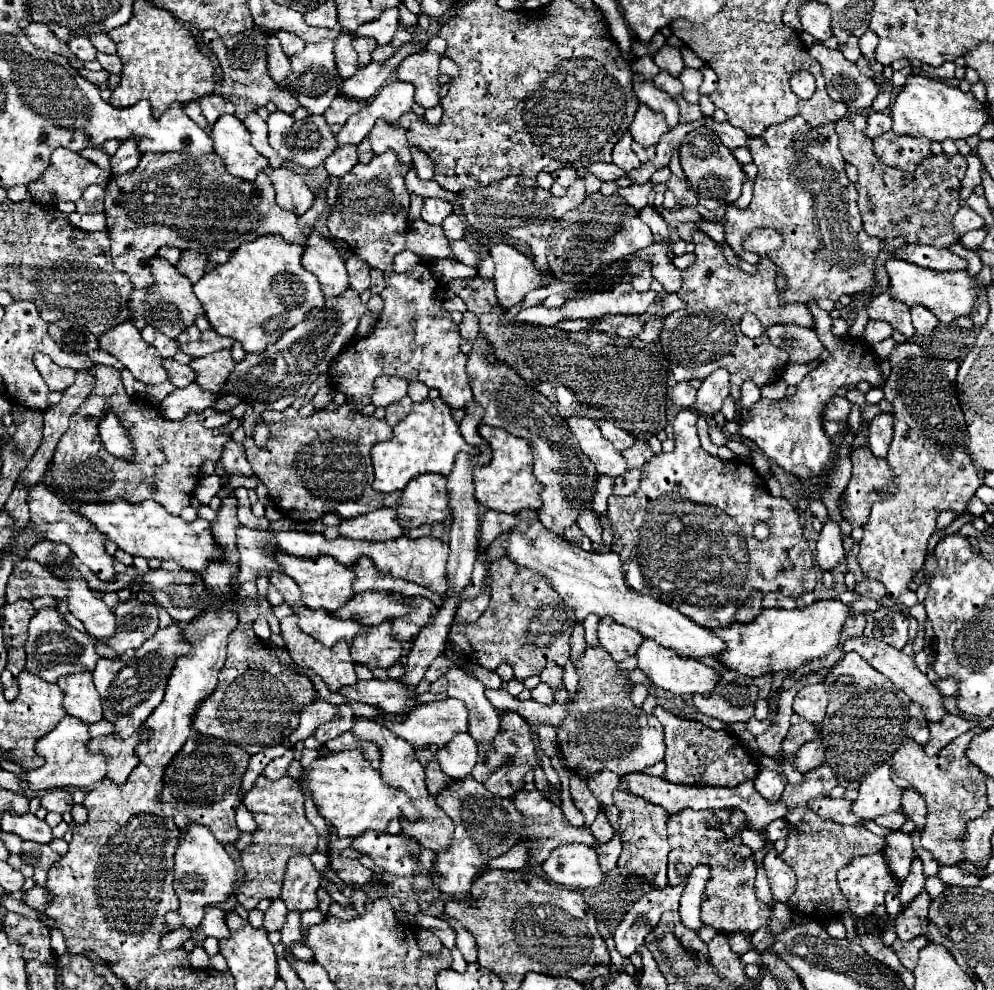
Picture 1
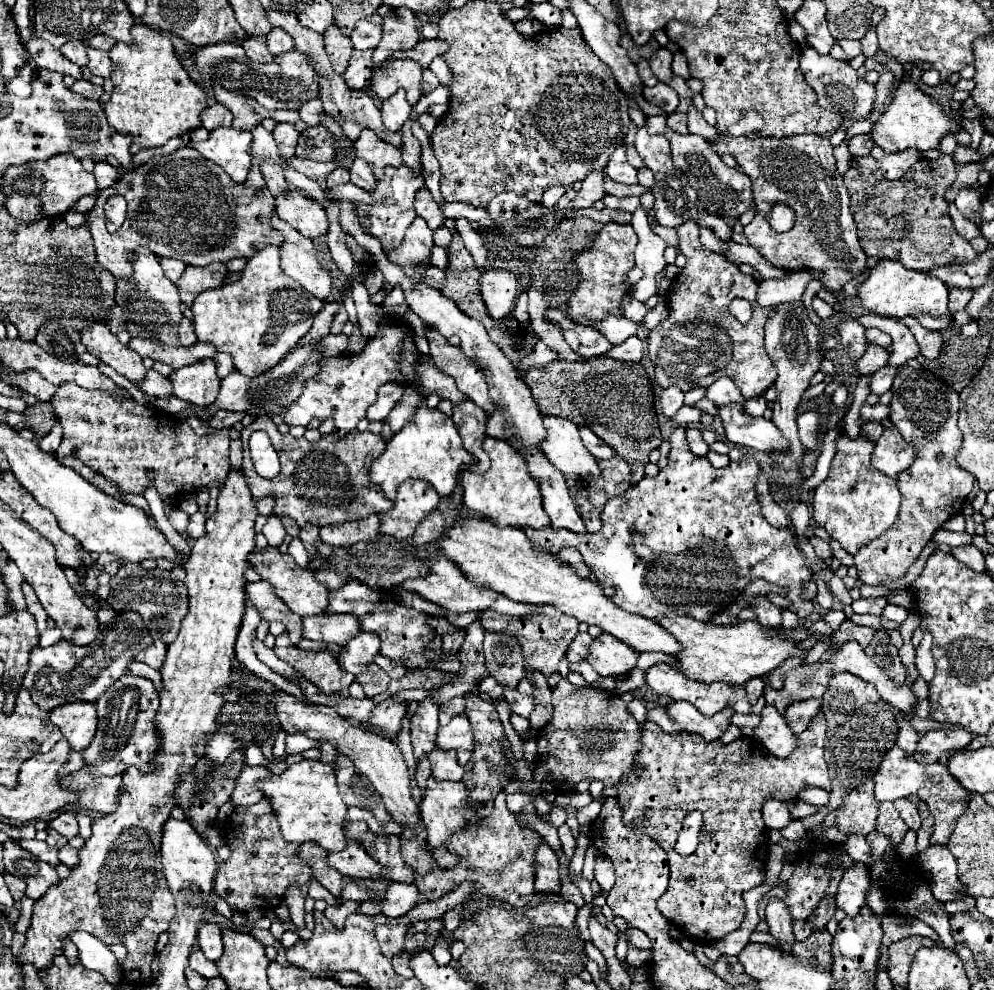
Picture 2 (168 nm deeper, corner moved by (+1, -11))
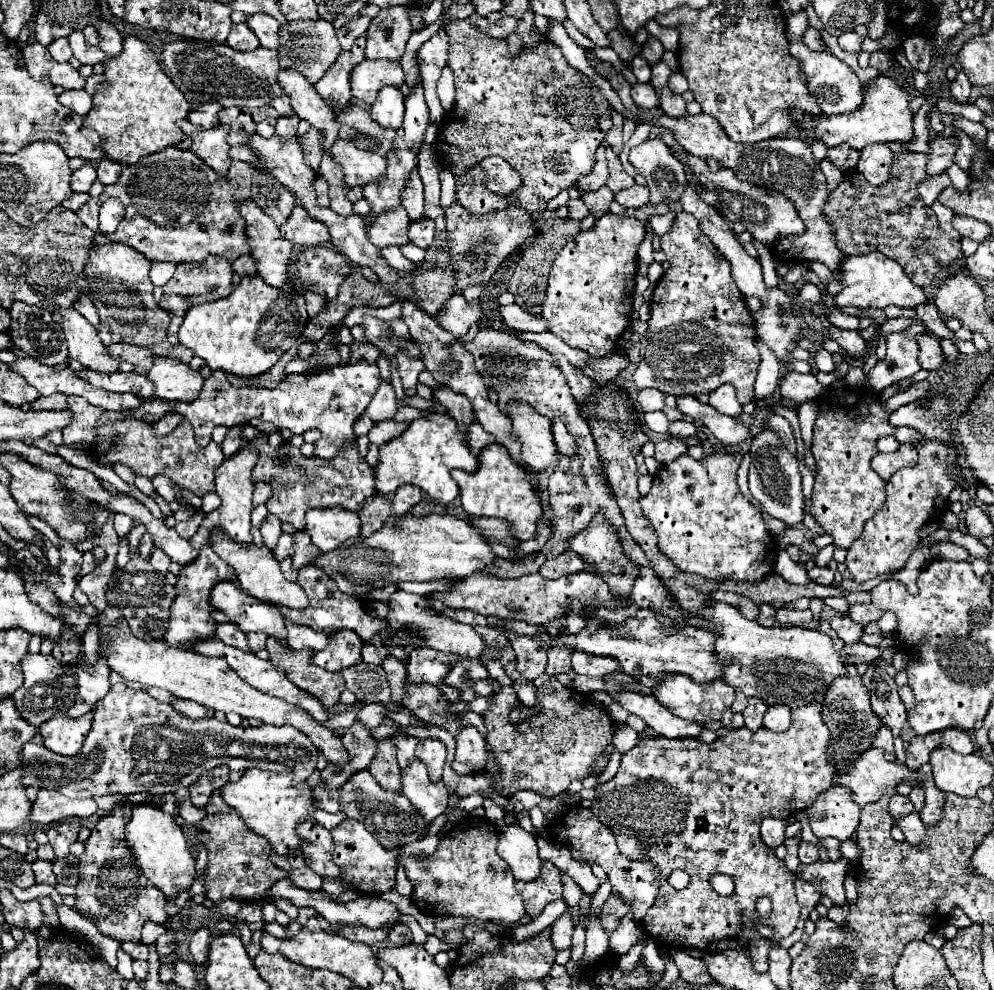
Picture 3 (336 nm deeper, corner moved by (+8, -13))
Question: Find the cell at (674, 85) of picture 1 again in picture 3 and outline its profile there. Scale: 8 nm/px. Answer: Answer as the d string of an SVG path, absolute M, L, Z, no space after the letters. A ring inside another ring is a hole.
M650 83L632 85L632 99L638 107L644 107L644 109L658 107L658 97L656 97L656 91Z

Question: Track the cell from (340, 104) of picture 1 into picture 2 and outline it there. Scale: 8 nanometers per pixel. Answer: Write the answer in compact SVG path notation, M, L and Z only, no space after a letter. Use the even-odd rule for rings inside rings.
M311 99L311 101L307 101L307 103L299 109L301 121L305 121L309 127L321 125L323 113L325 113L325 111L323 111L323 105L321 105L321 99Z

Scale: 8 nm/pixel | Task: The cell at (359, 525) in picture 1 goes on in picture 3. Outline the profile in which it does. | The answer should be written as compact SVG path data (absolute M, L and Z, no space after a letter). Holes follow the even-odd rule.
M344 507L312 509L306 515L306 531L320 551L332 551L346 539L360 535L360 519Z

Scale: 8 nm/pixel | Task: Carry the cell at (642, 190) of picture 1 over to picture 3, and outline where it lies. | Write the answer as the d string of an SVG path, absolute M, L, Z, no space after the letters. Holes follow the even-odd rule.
M600 187L596 191L584 191L584 189L578 189L578 191L580 191L580 199L590 207L594 219L600 217L600 213L606 213L608 205L614 201L614 195L608 187Z

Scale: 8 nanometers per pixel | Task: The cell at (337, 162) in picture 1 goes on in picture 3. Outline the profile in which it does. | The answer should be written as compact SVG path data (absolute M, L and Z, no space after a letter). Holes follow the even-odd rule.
M316 177L314 191L316 191L316 199L318 199L320 207L328 207L330 205L330 199L328 199L328 183L322 177Z

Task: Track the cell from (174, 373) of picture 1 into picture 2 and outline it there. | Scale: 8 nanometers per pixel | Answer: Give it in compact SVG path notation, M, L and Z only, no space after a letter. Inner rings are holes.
M149 369L147 371L147 377L143 383L137 385L141 391L145 391L147 395L153 395L153 397L171 397L173 395L173 389L171 389L171 379L157 373L155 369Z

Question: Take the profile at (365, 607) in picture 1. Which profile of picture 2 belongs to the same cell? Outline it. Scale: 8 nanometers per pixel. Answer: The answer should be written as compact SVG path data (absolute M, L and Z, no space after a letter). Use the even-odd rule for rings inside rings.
M325 613L325 615L313 615L303 617L303 637L311 641L323 641L323 643L337 643L347 645L347 641L355 635L359 635L359 617L343 615L343 613Z

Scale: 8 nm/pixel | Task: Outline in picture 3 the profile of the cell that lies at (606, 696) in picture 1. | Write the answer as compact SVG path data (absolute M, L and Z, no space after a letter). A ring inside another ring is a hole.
M555 676L536 689L536 705L540 713L512 723L510 711L516 705L514 687L506 685L490 695L490 705L482 715L488 743L494 753L500 775L492 777L492 787L502 797L528 789L544 797L554 797L568 789L574 779L584 779L590 765L612 743L612 719L606 709L596 707L586 695L562 685Z

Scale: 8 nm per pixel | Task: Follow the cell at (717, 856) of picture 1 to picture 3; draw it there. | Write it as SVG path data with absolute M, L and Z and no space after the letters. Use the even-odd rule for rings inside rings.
M820 703L792 709L792 725L782 733L768 731L766 727L760 731L740 727L732 729L726 737L716 739L710 745L700 743L698 739L642 739L636 747L622 755L618 773L596 789L590 809L604 825L608 825L610 831L614 831L620 853L632 861L650 861L656 865L656 871L660 871L660 893L654 905L648 909L648 915L644 915L642 925L652 939L662 941L662 947L748 951L754 962L754 971L766 973L771 945L778 943L782 937L790 936L796 929L796 921L800 917L800 905L794 895L796 877L760 839L760 823L772 815L784 819L784 815L804 811L804 807L810 807L816 797L832 785L836 769L828 761L826 749L830 731L822 721L820 709ZM674 869L684 869L692 877L690 885L682 891L676 891L668 883L668 875ZM712 873L726 873L732 877L732 897L722 897L710 887L708 879ZM762 896L772 902L772 912L766 923L776 930L776 934L770 939L746 941L744 933L754 933L758 921L754 903Z

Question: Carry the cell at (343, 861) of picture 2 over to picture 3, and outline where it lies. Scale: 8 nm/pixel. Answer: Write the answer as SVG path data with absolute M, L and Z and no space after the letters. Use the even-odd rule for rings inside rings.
M304 819L304 823L300 823L300 839L304 839L304 847L300 847L300 855L302 859L308 861L310 869L322 877L338 879L340 867L336 867L332 861L334 843L330 831L318 823L312 825L310 819Z

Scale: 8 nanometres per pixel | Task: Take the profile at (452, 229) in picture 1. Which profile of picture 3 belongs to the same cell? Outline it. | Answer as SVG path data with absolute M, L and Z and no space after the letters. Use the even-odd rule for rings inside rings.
M420 219L420 223L412 221L412 227L408 227L408 237L410 237L410 243L426 249L432 243L432 237L434 237L432 219Z

